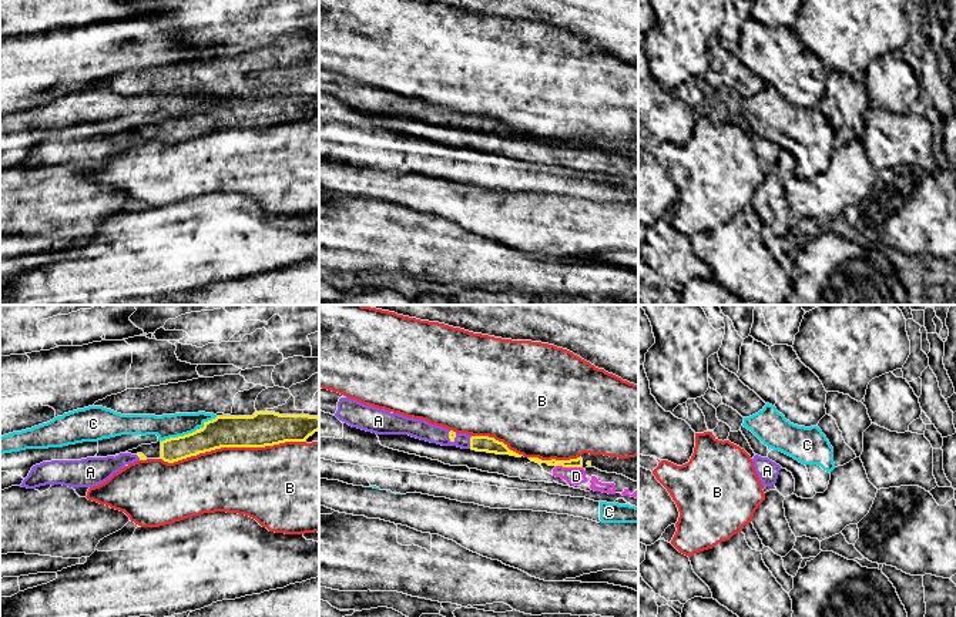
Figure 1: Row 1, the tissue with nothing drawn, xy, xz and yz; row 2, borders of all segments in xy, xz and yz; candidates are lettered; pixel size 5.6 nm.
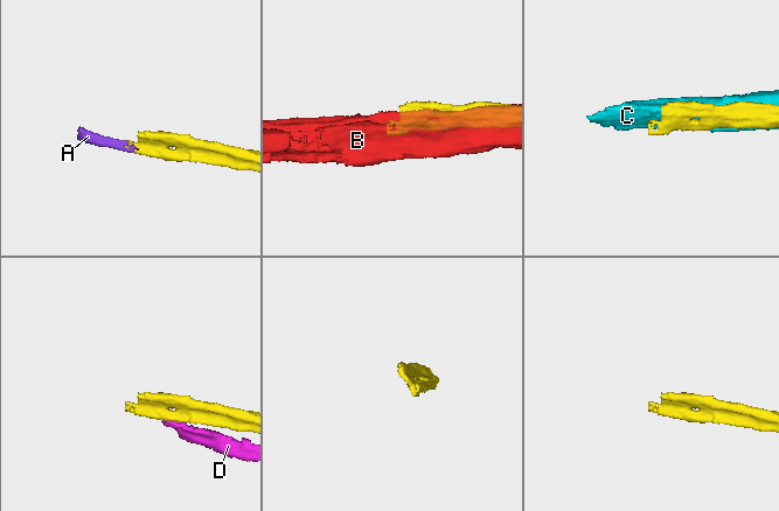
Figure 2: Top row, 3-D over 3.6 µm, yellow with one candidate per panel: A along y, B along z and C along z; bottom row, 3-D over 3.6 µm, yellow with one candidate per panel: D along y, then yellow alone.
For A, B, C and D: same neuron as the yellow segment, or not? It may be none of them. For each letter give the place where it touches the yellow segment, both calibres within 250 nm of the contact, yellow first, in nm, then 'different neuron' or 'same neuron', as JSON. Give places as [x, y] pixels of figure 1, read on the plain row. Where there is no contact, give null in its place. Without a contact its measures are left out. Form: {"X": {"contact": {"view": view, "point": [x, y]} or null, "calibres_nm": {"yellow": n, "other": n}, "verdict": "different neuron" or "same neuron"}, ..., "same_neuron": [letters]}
{"A": {"contact": {"view": "xz", "point": [470, 123]}, "calibres_nm": {"yellow": 100, "other": 100}, "verdict": "same neuron"}, "B": {"contact": {"view": "xy", "point": [232, 127]}, "calibres_nm": {"yellow": 190, "other": 400}, "verdict": "different neuron"}, "C": {"contact": {"view": "xy", "point": [178, 117]}, "calibres_nm": {"yellow": 180, "other": 140}, "verdict": "different neuron"}, "D": {"contact": {"view": "xz", "point": [569, 147]}, "calibres_nm": {"yellow": 50, "other": 100}, "verdict": "different neuron"}, "same_neuron": ["A"]}

